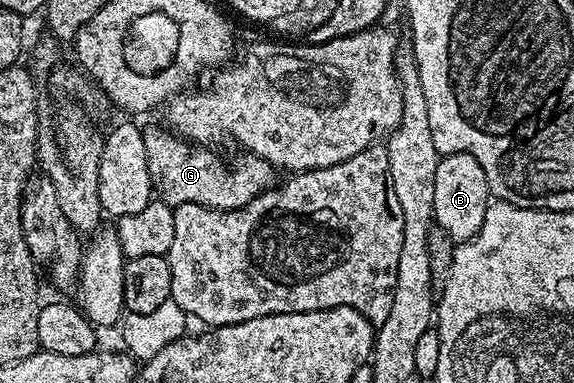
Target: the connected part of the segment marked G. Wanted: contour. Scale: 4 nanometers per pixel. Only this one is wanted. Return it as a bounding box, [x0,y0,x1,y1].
[144,125,274,209]

